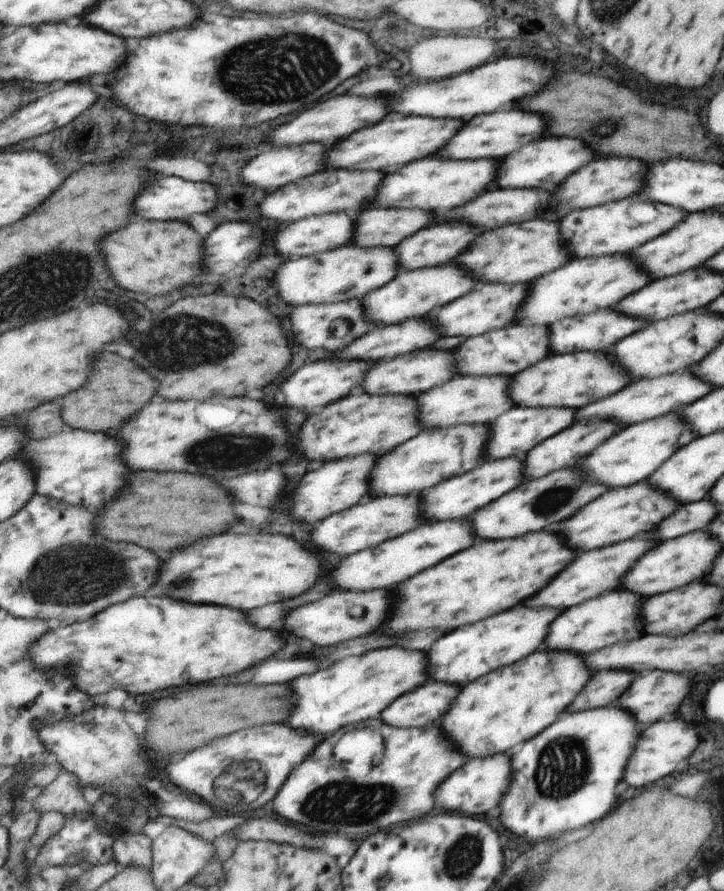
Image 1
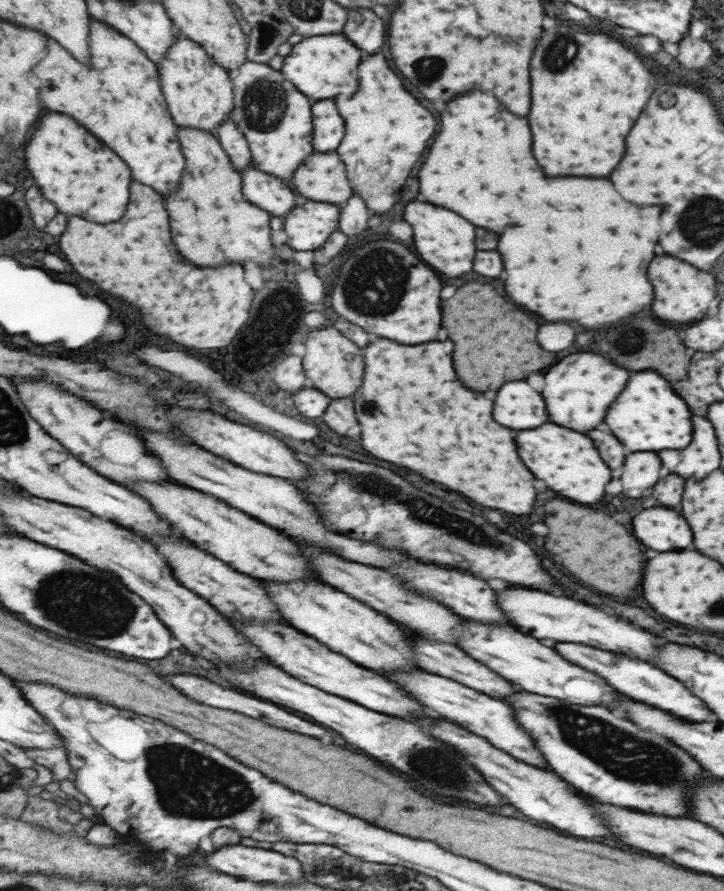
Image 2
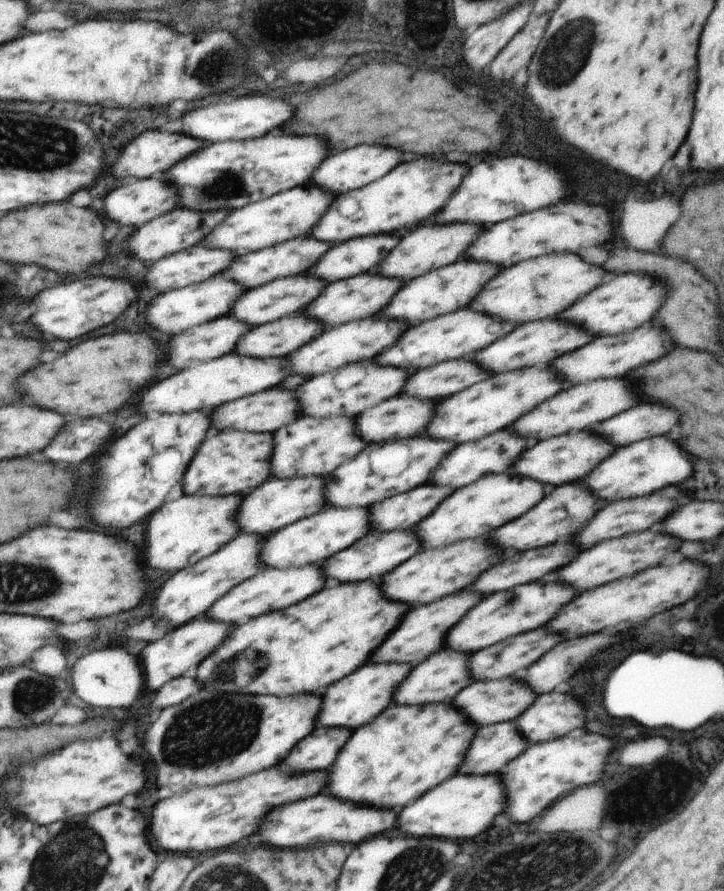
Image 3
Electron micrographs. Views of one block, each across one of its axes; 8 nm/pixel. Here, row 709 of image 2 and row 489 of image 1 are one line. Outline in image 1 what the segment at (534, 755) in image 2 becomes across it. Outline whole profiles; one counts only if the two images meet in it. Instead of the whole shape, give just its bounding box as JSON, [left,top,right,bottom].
[421,458,523,520]

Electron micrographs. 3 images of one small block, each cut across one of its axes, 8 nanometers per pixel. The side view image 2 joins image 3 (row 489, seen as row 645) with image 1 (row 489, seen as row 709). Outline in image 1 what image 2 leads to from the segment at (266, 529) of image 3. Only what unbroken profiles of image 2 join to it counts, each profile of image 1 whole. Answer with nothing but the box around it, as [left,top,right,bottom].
[371,424,487,496]

